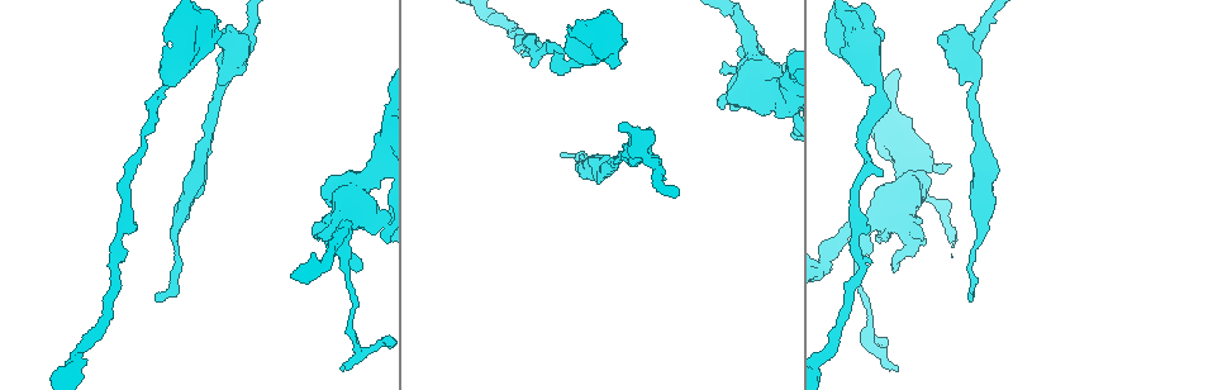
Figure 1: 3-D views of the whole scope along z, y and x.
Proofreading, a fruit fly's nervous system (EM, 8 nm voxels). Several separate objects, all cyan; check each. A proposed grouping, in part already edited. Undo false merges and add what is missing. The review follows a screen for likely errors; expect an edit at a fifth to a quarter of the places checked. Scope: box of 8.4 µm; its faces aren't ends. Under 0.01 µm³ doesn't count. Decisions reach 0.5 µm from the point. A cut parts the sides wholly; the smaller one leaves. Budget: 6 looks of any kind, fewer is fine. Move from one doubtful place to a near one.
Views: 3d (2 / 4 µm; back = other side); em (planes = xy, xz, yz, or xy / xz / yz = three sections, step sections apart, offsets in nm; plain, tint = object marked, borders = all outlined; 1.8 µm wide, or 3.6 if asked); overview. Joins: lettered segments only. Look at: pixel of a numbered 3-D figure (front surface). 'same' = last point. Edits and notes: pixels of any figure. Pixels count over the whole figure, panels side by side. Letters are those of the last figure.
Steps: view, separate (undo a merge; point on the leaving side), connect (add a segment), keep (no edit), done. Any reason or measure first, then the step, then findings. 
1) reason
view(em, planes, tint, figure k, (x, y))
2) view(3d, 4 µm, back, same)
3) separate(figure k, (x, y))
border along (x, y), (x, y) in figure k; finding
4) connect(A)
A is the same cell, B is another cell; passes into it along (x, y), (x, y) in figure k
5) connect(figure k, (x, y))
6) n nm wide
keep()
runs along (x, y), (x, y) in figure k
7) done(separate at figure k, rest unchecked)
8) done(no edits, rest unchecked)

branch stops here
view(em, xz, step 4, tint, figure 1, (164, 40))

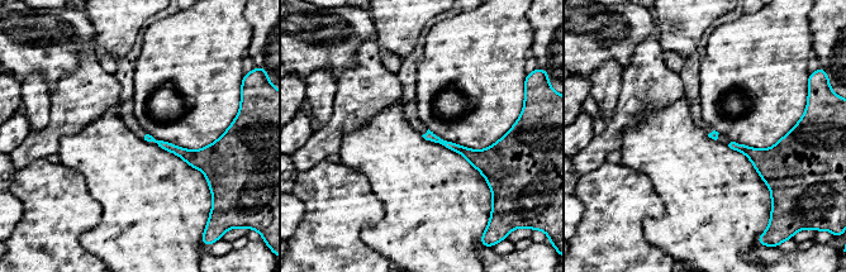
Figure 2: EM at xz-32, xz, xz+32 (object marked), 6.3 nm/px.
cut it another way
view(em, planes, borders, same)

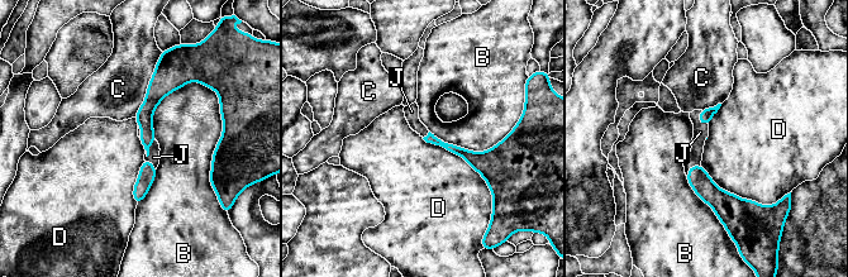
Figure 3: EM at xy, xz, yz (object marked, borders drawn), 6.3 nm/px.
D touches over 550 nm
connect(J)
J is the same cell, B, C and D are other cells; passes into it along (143, 116), (148, 148), (153, 157) in figure 3; it goes on there

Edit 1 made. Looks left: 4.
redraw
view(overview)

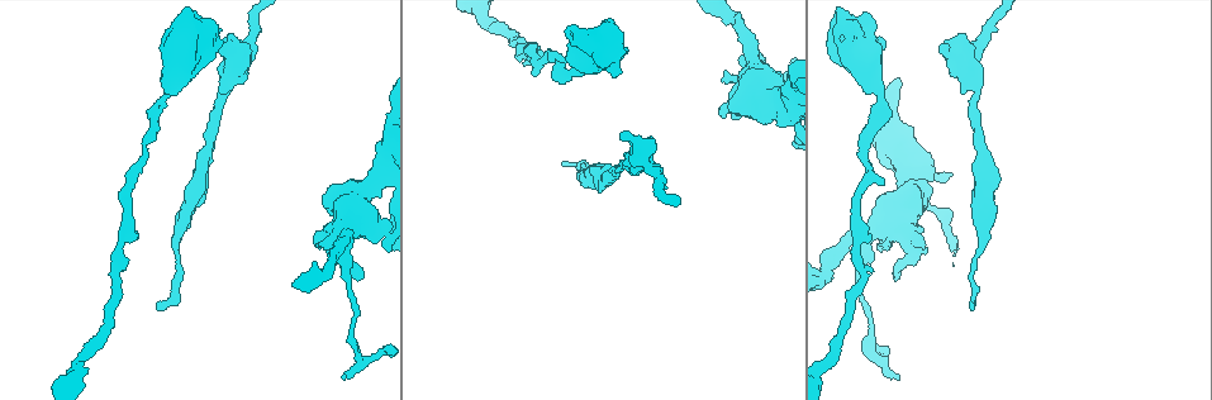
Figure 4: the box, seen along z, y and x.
thin neck
view(3d, 4 µm, figure 4, (581, 169))

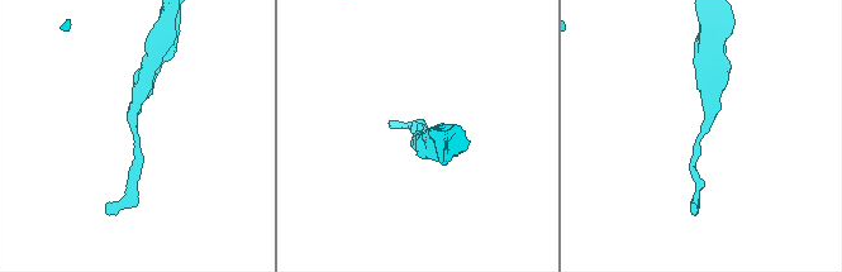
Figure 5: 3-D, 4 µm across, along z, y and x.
view(em, xy, step 16, tint, figure 5, (136, 141))

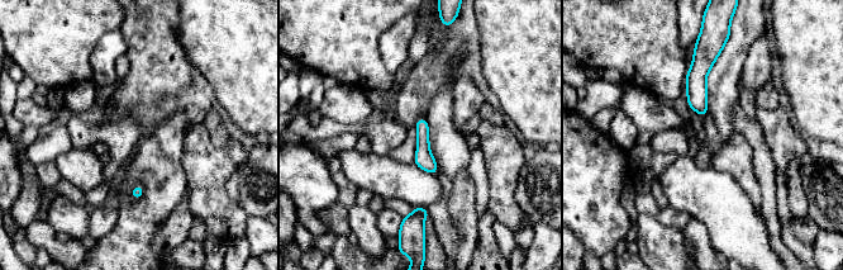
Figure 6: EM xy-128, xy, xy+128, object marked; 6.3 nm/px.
view(em, planes, borders, same)

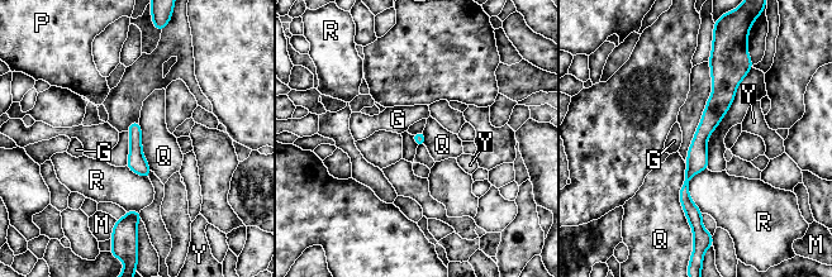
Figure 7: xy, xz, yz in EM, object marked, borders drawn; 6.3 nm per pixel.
keep()
G, M, P, Q, R and Y are other cells; border along (685, 163), (679, 201), (692, 227) in figure 7; continuous, no second cell

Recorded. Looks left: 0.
done(connect at figure 3, rest unchecked)

